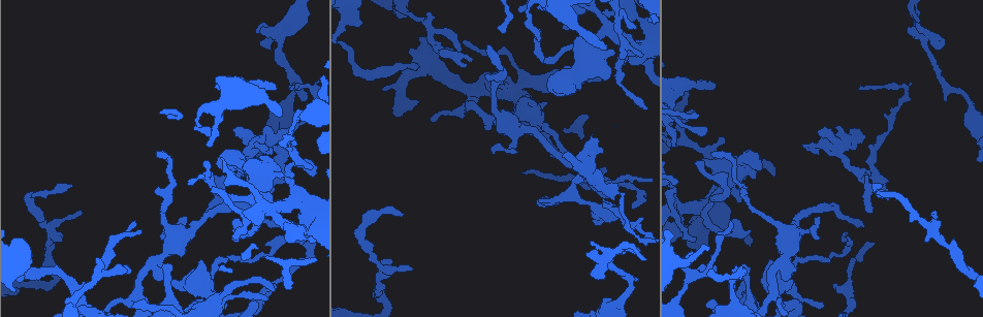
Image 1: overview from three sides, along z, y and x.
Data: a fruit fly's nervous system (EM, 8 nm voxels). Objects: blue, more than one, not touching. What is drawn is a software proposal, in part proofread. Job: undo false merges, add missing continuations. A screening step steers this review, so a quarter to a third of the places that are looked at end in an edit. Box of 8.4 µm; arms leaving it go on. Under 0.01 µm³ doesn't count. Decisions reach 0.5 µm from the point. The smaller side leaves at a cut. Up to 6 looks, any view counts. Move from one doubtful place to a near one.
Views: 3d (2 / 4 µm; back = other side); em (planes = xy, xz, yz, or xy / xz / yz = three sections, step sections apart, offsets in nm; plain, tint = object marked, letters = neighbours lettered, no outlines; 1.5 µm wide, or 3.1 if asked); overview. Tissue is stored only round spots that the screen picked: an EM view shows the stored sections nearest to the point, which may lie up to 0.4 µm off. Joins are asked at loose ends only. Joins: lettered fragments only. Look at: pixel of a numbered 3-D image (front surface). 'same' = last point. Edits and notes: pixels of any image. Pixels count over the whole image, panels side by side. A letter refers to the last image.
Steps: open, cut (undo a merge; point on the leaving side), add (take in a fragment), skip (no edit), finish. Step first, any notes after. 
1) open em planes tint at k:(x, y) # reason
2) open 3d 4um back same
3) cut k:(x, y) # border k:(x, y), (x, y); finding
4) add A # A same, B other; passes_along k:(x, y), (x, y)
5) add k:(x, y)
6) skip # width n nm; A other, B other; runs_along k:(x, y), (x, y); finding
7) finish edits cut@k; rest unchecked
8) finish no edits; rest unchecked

open 3d 4um back at 1:(706, 128) # free end

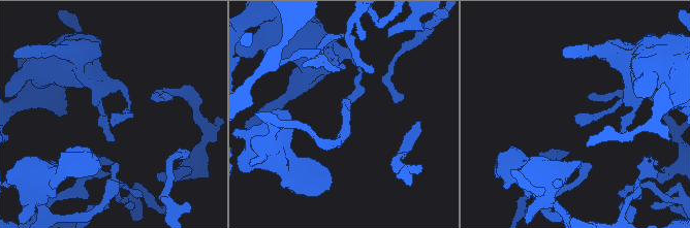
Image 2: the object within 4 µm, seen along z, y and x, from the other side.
open em planes letters at 2:(112, 114) # need the tissue

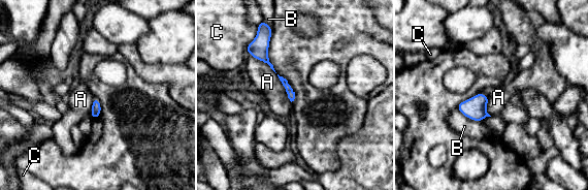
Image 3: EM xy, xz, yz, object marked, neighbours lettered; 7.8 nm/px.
skip # width 70 nm; A other, B other, C other; no lettered fragment goes on from it

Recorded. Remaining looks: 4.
open em planes letters at 1:(293, 85) # long arm stops here

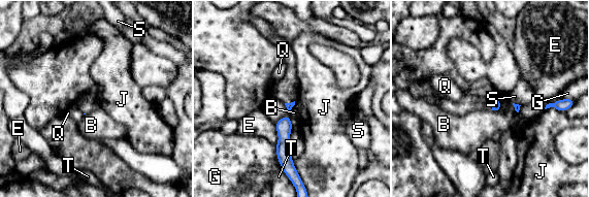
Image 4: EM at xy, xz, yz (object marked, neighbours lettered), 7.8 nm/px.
skip # B other, E other, G other, J other, Q other, S other, T other; border 4:(545, 108), (555, 107), (560, 111); none of them fits

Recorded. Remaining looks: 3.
open 3d 4um at 1:(403, 213) # free end

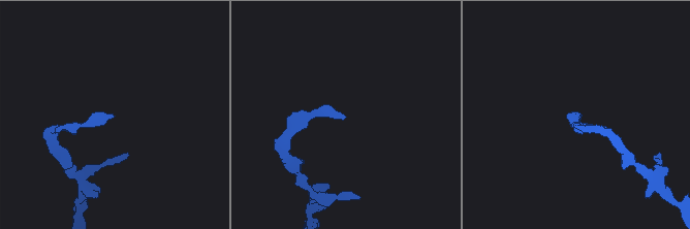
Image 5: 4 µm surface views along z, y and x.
open em planes letters at 5:(580, 118)

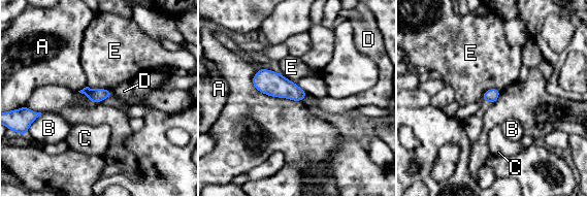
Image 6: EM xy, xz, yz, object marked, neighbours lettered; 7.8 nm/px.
skip # longest_contact E 190 nm; A other, B other, C other, D other, E other; none of them fits

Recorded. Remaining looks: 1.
finish no edits; rest unchecked

